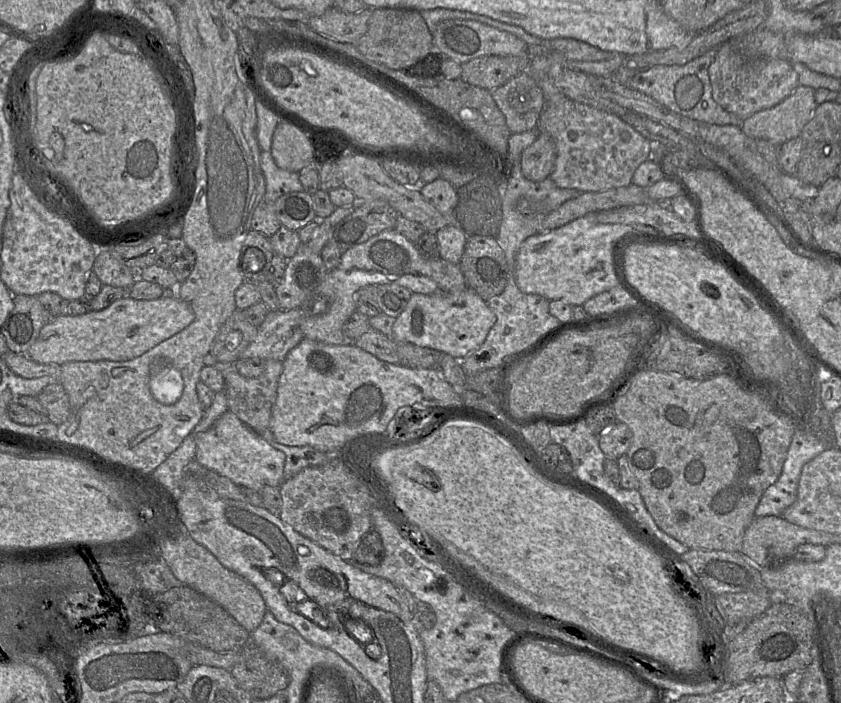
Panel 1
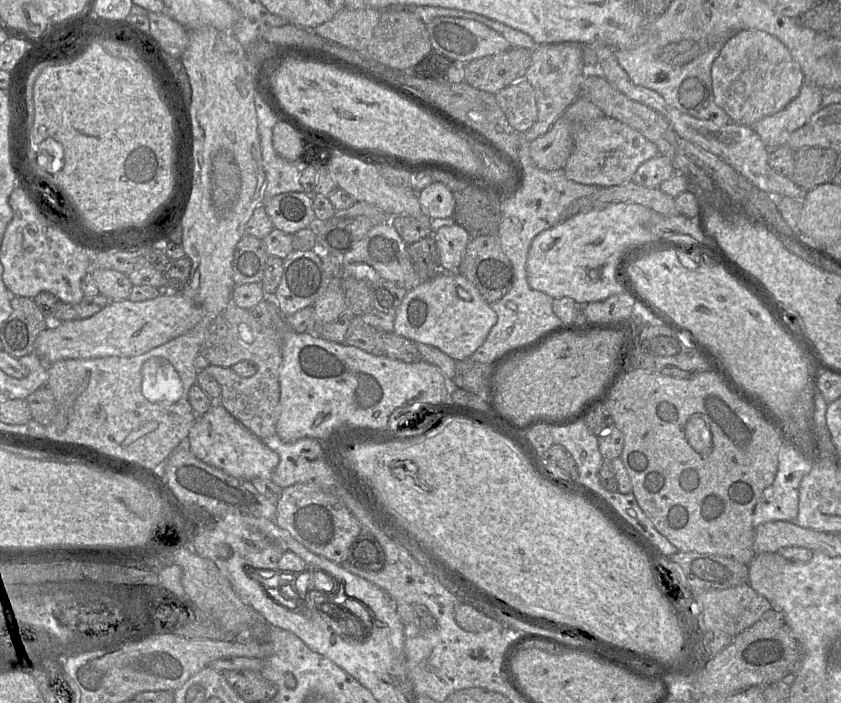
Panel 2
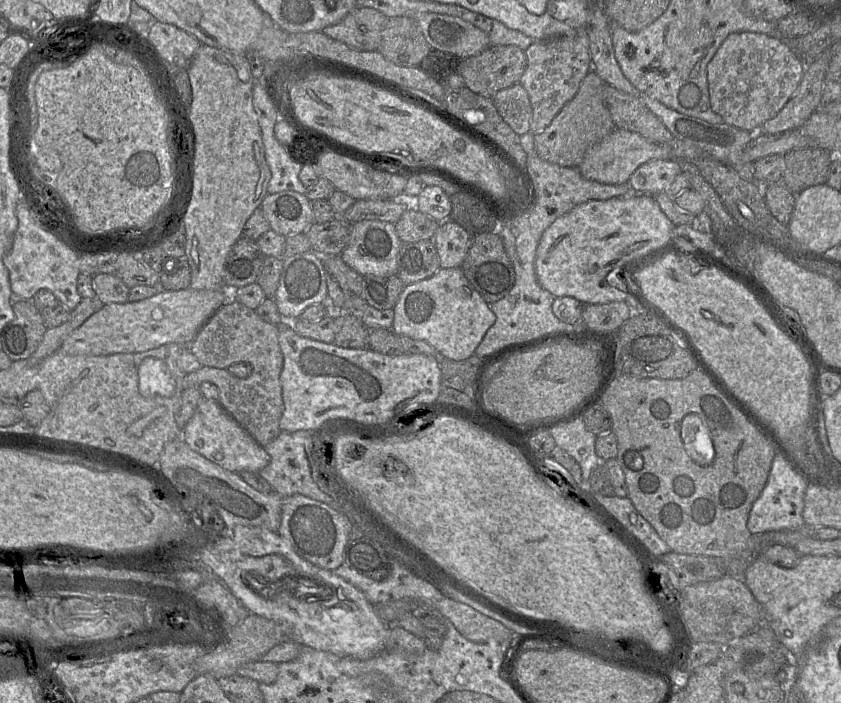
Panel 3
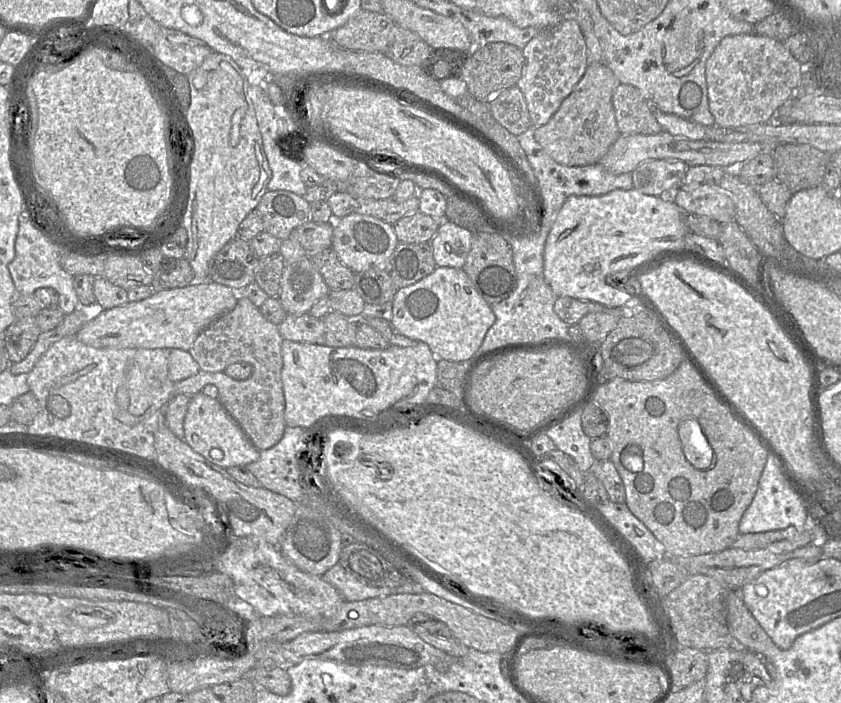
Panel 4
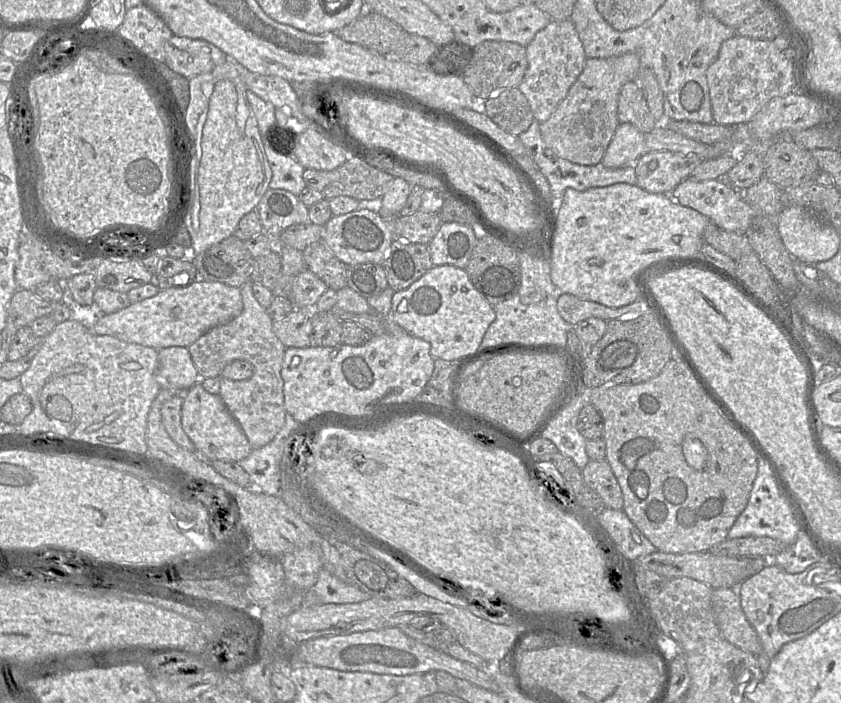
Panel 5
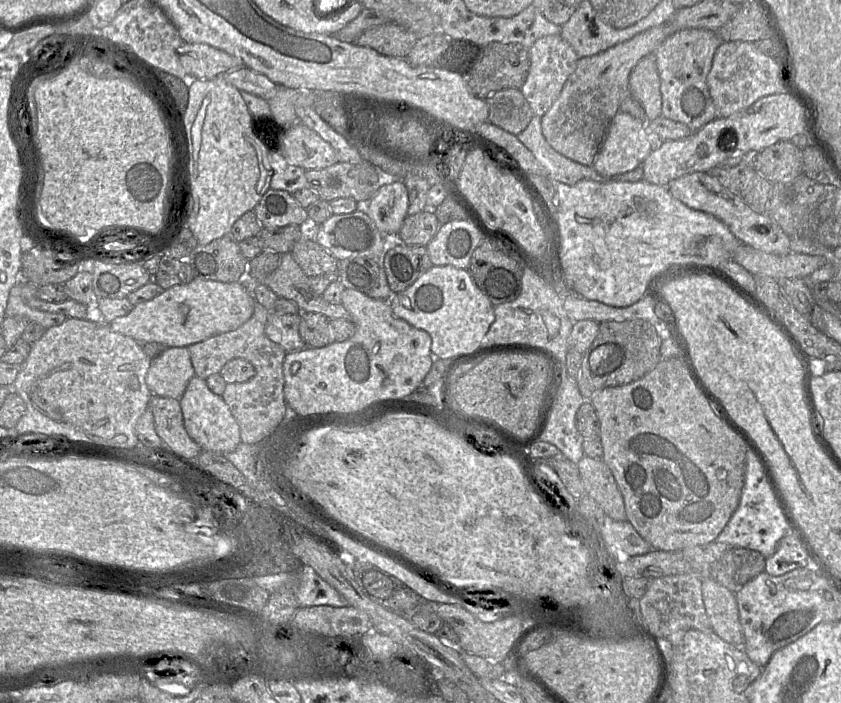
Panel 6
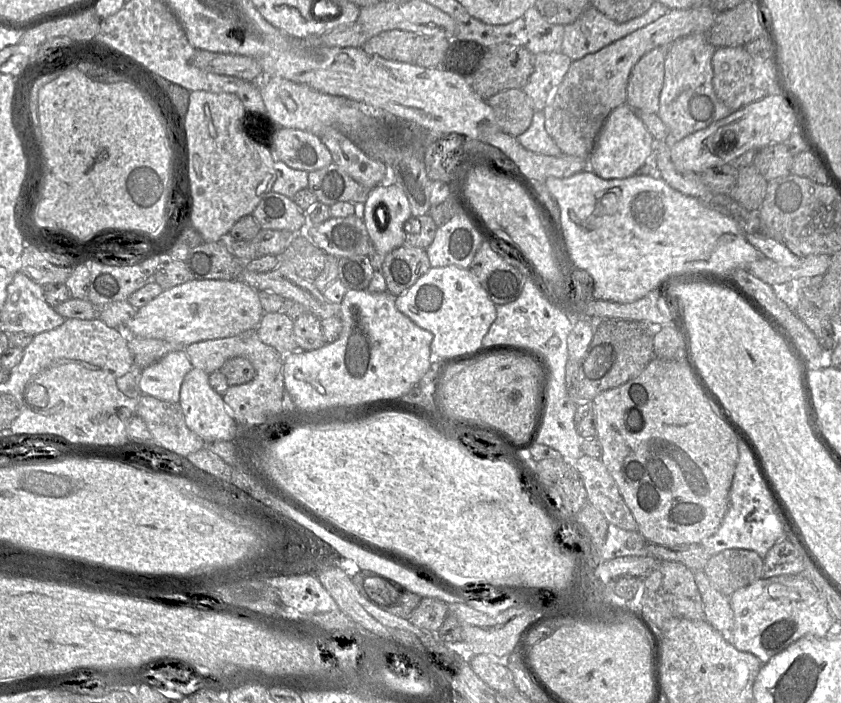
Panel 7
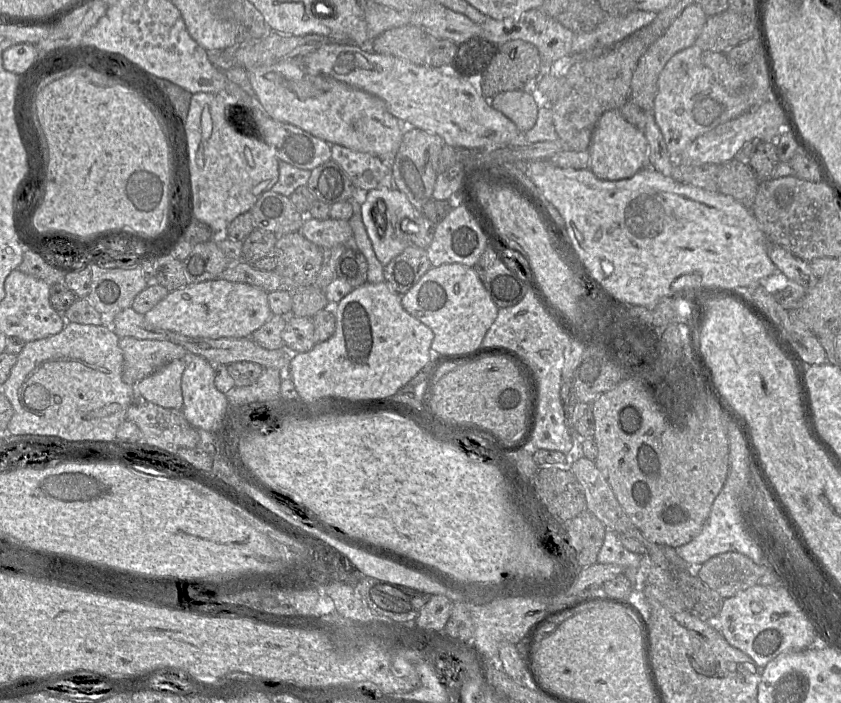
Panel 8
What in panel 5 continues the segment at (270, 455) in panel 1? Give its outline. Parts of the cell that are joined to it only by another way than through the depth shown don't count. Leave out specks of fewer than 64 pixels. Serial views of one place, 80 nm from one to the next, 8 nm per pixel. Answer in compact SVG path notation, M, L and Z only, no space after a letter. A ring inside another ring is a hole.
M201 380L183 392L184 402L181 410L182 429L195 445L197 452L208 461L239 462L248 457L252 448L249 441L219 395L208 393Z

